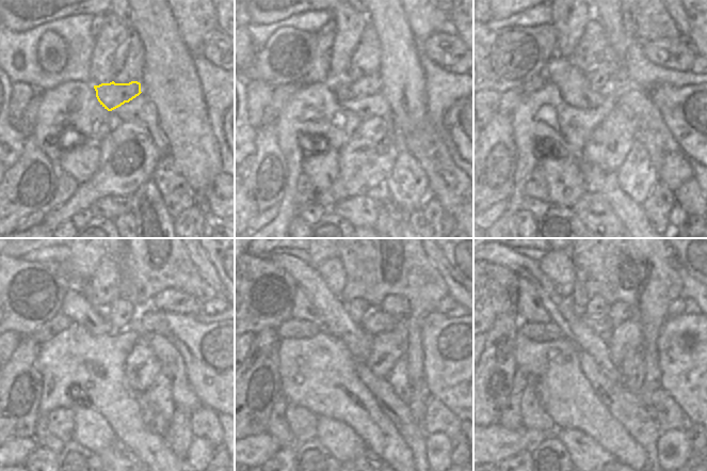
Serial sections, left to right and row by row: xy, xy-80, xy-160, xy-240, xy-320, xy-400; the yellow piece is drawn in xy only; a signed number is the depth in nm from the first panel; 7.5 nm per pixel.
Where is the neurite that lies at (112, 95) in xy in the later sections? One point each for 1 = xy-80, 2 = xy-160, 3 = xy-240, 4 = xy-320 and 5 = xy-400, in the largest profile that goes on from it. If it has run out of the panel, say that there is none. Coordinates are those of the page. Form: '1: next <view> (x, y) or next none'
1: next xy-80 (368, 85)
2: next xy-160 (606, 76)
3: next xy-240 (122, 314)
4: next xy-320 (357, 310)
5: next xy-400 (597, 307)

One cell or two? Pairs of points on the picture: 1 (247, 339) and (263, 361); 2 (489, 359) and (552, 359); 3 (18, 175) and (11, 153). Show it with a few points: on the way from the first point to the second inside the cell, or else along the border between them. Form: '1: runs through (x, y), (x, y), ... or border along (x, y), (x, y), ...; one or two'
1: border along (254, 335), (245, 358); two
2: border along (515, 334), (514, 359), (518, 366); two
3: border along (23, 140), (23, 152), (11, 167); two

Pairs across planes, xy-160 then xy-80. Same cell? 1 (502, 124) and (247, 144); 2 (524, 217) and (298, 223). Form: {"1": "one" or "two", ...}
{"1": "two", "2": "one"}

